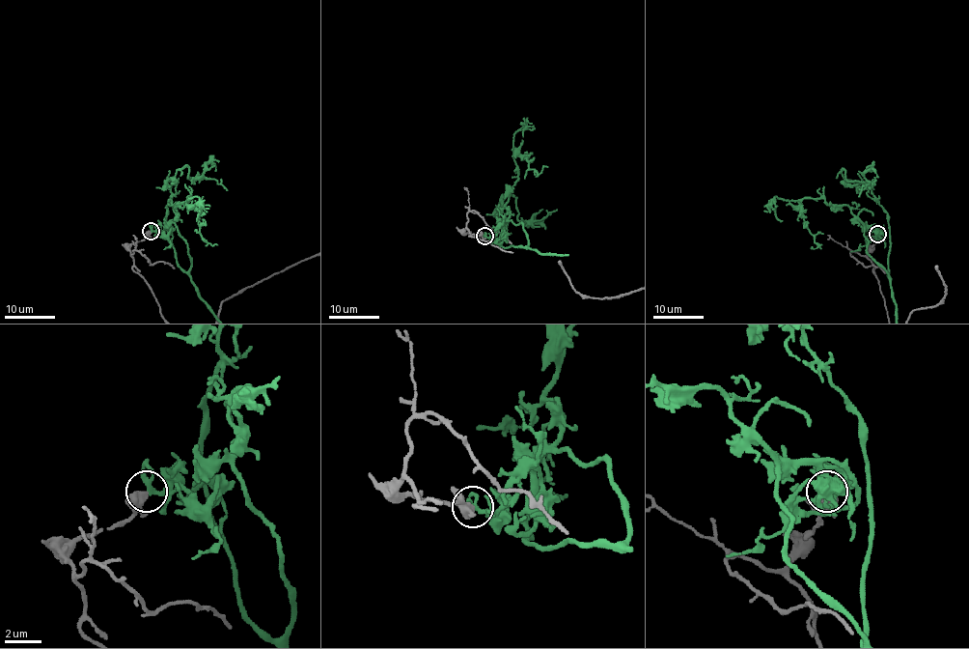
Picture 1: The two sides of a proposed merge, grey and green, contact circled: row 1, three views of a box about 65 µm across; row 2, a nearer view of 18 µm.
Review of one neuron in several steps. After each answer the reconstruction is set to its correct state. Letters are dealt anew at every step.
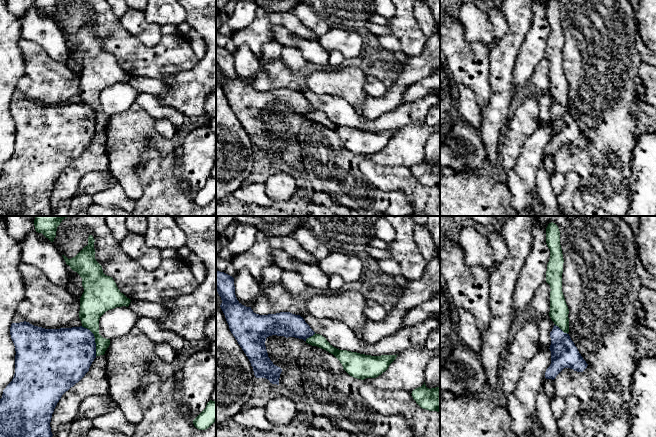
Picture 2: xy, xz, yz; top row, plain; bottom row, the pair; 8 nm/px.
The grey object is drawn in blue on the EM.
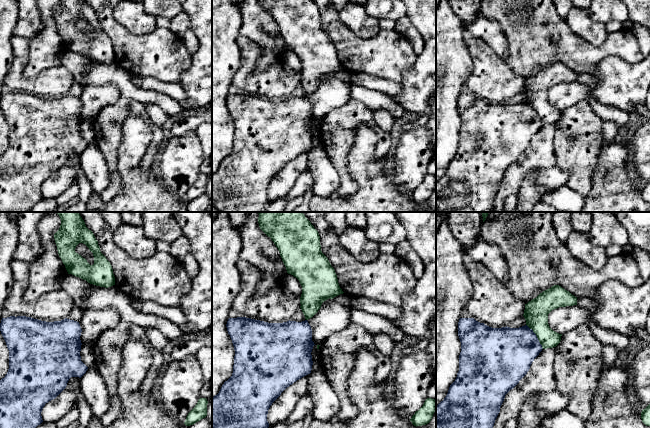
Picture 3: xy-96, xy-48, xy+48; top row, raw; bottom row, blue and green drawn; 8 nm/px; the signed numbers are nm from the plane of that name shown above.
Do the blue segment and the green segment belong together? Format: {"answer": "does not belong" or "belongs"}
{"answer": "does not belong"}

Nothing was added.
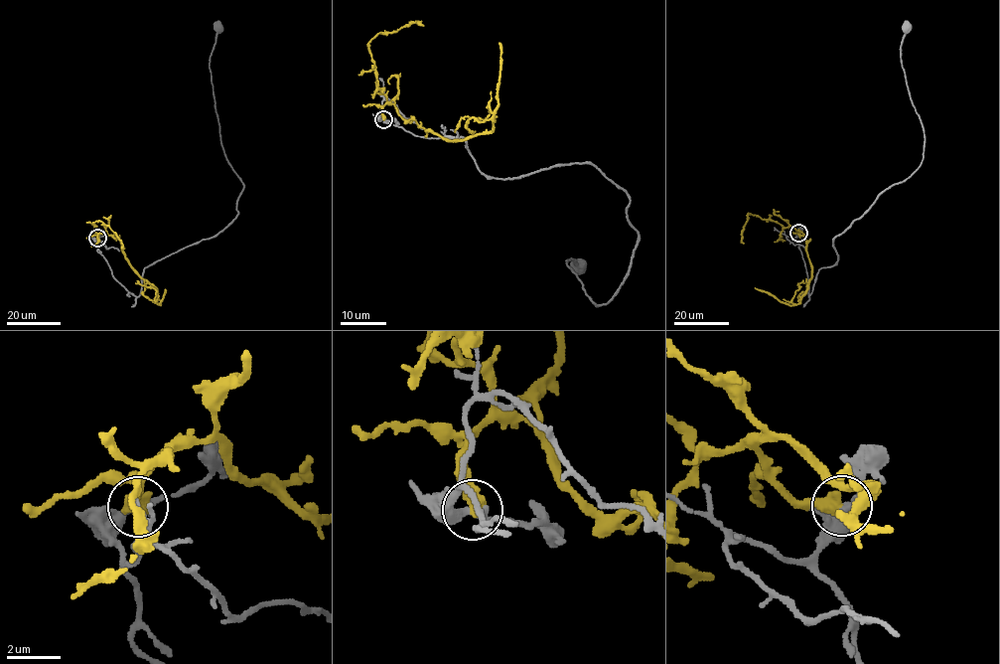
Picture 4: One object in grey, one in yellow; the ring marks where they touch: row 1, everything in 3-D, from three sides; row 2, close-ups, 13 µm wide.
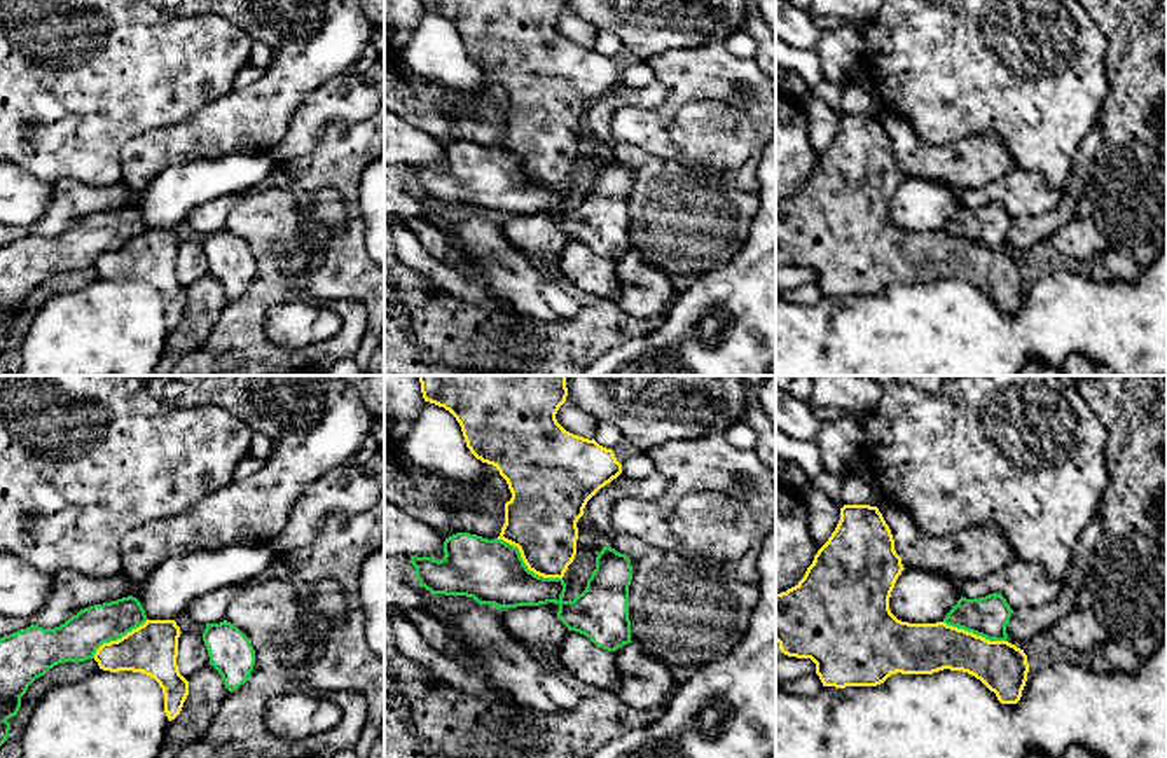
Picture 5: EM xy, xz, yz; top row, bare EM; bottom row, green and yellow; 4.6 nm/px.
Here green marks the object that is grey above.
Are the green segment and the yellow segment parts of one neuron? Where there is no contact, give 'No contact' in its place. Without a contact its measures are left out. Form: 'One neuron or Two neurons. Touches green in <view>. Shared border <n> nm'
Two neurons. Touches green in xz. Shared border 360 nm

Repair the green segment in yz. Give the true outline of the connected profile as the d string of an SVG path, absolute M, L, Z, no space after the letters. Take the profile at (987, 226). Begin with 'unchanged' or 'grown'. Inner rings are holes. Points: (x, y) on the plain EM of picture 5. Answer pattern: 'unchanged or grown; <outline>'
unchanged; M998 201L978 208L966 208L961 204L943 231L947 234L982 245L989 250L1006 250L1006 234L1012 222L1013 218Z

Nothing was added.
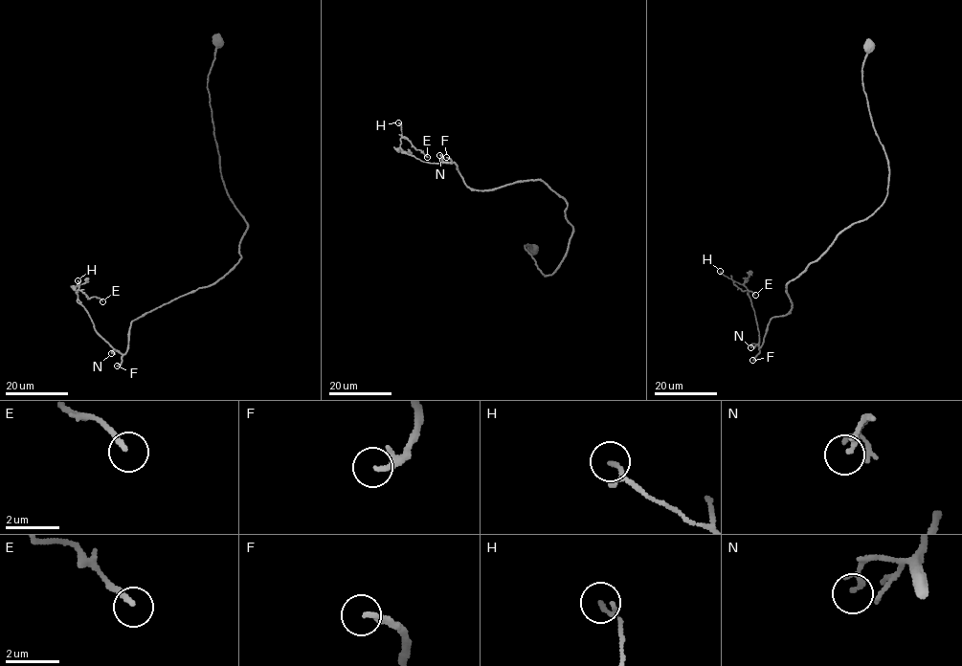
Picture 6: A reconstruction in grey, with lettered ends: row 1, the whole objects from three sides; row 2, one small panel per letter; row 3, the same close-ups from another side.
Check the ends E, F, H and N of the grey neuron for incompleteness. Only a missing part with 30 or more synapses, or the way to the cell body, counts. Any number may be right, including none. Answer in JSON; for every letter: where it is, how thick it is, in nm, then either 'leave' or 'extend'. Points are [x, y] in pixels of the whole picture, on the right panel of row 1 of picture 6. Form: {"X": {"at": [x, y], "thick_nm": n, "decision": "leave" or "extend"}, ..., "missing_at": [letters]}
{"E": {"at": [755, 295], "thick_nm": 190, "decision": "leave"}, "F": {"at": [752, 360], "thick_nm": 130, "decision": "extend"}, "H": {"at": [720, 271], "thick_nm": 120, "decision": "leave"}, "N": {"at": [750, 347], "thick_nm": 130, "decision": "leave"}, "missing_at": ["F"]}

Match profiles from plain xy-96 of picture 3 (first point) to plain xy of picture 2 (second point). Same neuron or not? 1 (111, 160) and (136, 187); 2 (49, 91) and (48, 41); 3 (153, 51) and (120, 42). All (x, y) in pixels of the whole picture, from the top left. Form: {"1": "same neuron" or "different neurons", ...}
{"1": "same neuron", "2": "different neurons", "3": "same neuron"}

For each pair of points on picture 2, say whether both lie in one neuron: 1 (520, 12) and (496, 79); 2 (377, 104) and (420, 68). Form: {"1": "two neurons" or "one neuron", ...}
{"1": "one neuron", "2": "one neuron"}

